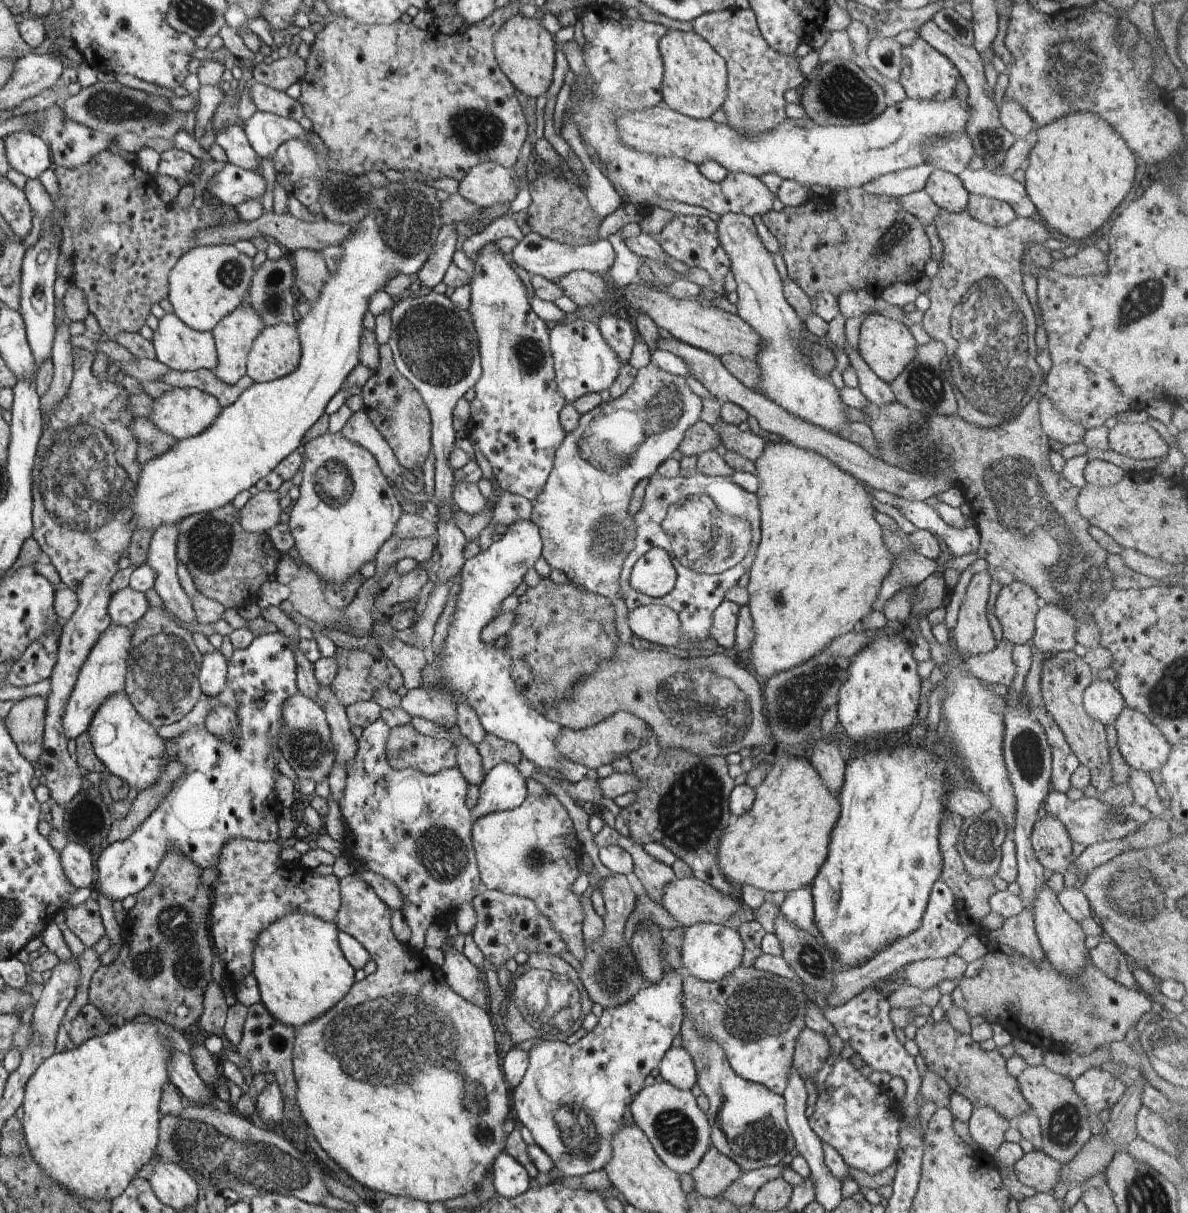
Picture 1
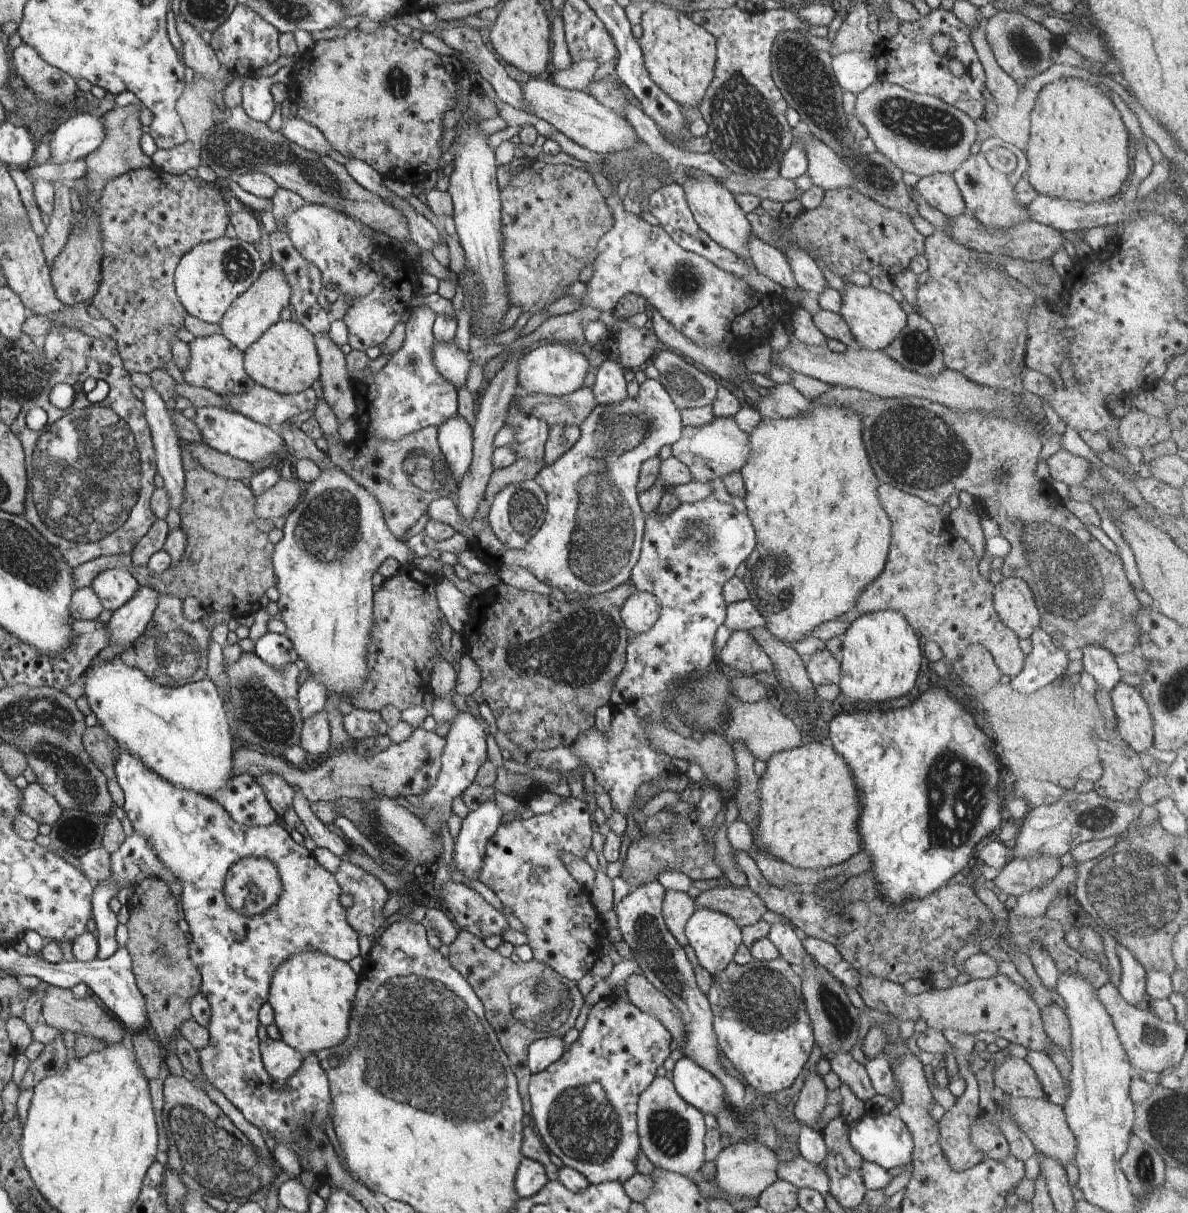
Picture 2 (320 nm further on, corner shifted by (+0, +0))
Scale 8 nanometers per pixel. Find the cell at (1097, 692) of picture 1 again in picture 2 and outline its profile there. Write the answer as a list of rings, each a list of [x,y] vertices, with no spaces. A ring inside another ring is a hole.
[[[1086,646],[1082,652],[1084,671],[1092,676],[1098,688],[1111,693],[1123,674],[1115,662],[1115,657],[1102,646]]]

